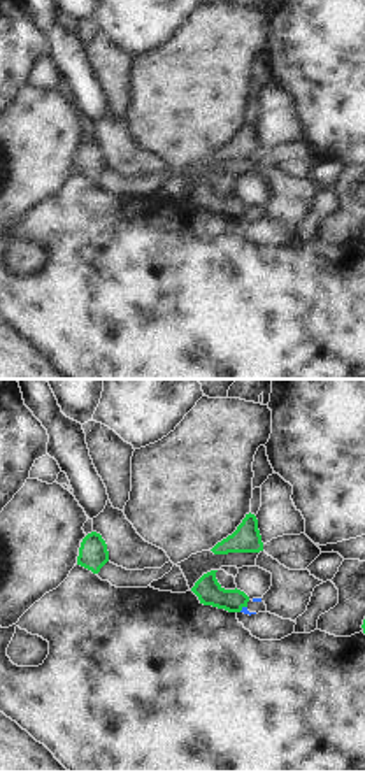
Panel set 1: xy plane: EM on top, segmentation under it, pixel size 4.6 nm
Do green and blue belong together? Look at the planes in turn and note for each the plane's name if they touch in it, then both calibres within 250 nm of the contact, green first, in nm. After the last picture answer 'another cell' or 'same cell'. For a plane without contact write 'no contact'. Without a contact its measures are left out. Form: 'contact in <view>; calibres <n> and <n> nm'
contact in xy; calibres 120 and 30 nm

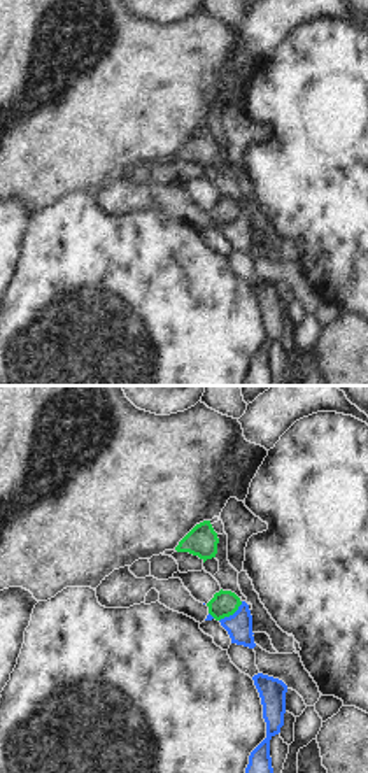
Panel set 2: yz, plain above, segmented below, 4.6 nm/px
contact in yz; calibres 120 and 120 nm

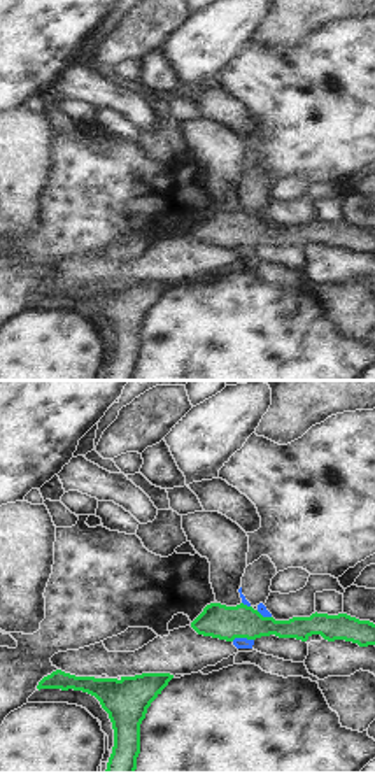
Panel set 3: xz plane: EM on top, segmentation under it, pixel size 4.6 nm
contact in xz; calibres 160 and 50 nm

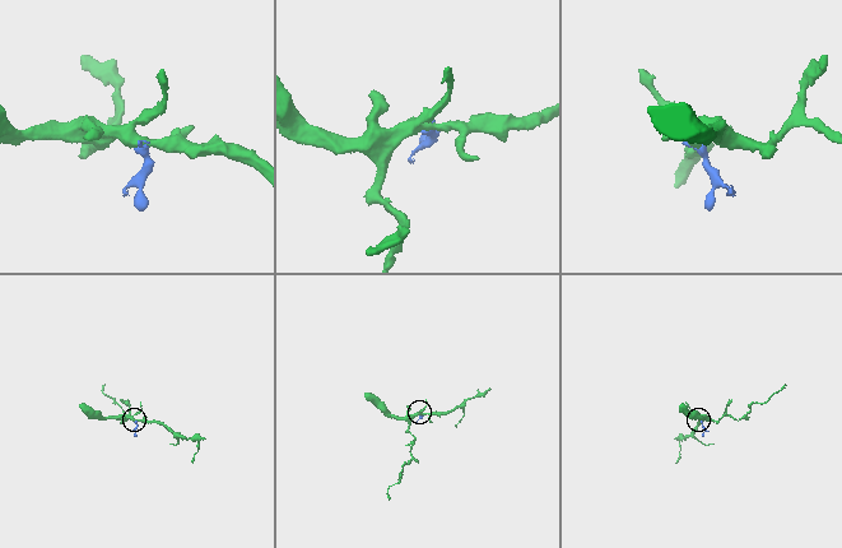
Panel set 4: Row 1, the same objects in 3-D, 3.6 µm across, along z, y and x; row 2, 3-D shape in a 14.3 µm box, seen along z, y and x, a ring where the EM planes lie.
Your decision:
another cell

